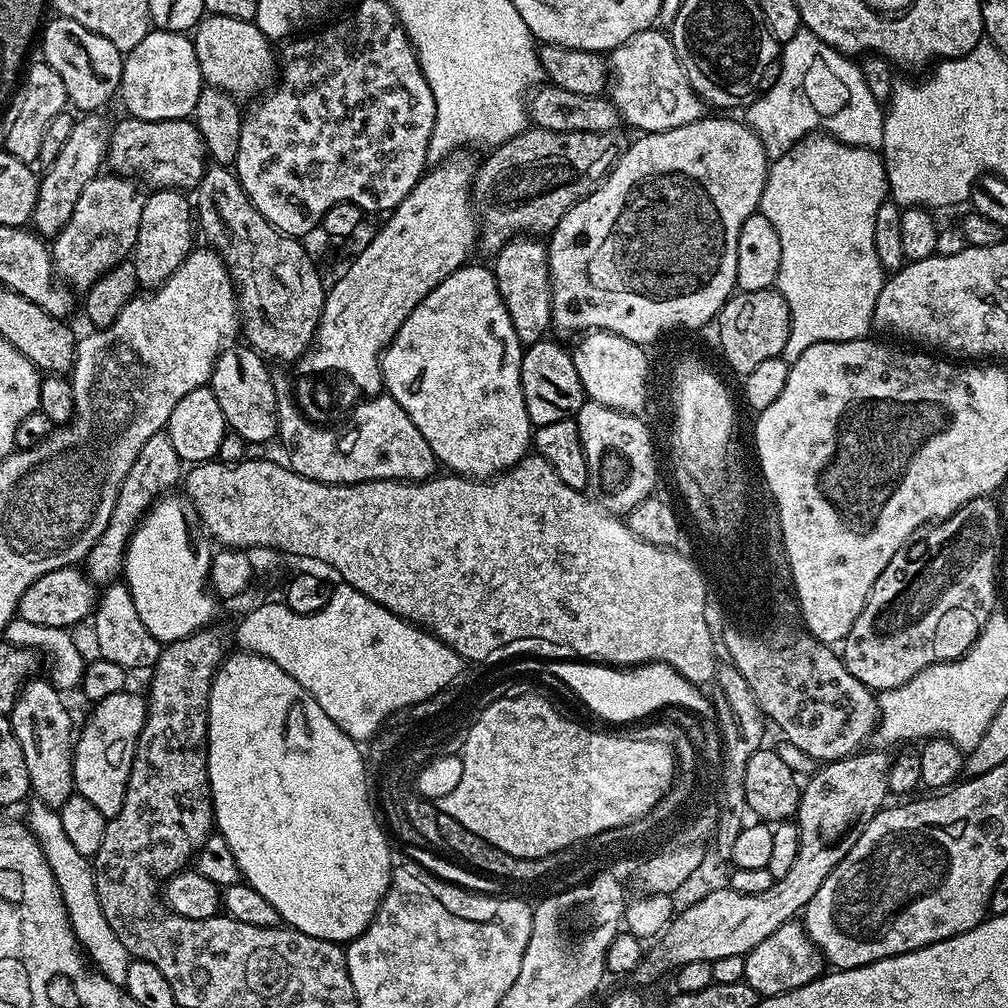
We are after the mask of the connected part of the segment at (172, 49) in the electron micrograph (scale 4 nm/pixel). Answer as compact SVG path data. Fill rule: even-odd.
M150 30L134 50L124 56L118 100L124 103L129 117L134 120L186 120L196 111L196 103L204 84L192 36L183 32Z

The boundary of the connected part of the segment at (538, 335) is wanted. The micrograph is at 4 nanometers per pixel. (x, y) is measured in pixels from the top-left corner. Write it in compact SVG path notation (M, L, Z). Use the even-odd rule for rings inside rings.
M532 234L515 236L502 250L495 253L496 264L491 265L496 276L498 294L506 306L506 314L510 314L510 322L514 322L514 334L518 334L521 345L536 344L545 339L552 328L552 283L548 269L548 245L543 239Z

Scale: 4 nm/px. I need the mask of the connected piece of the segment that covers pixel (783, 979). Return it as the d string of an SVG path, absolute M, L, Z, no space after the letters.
M789 922L778 926L770 938L762 938L754 950L744 957L746 970L744 983L755 990L757 997L777 996L790 990L798 990L798 986L806 986L810 981L819 978L826 968L826 961L816 949L814 941L808 937L803 923Z

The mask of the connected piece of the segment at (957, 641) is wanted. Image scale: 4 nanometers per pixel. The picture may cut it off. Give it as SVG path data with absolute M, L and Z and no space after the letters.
M979 496L963 504L947 520L933 523L923 535L901 548L894 558L890 558L886 570L878 574L878 582L874 582L862 614L858 614L854 626L842 641L846 670L872 692L879 694L902 686L931 664L957 660L980 637L980 631L997 611L996 571L1000 568L1000 551L1004 548L1004 528L1000 525L1000 512L994 501Z

